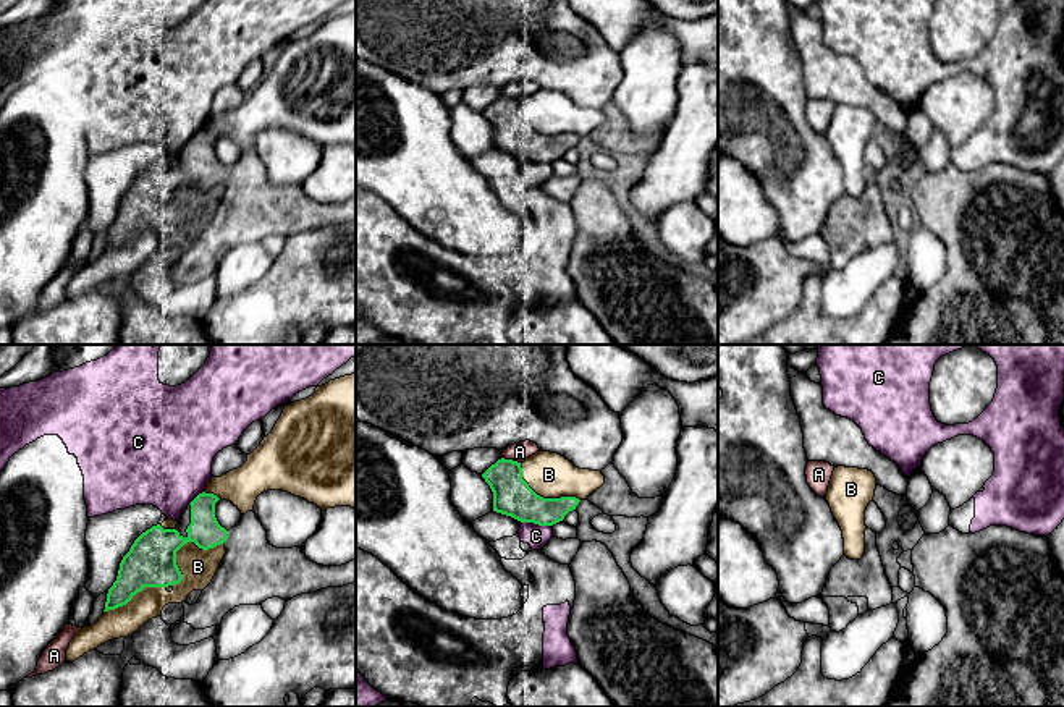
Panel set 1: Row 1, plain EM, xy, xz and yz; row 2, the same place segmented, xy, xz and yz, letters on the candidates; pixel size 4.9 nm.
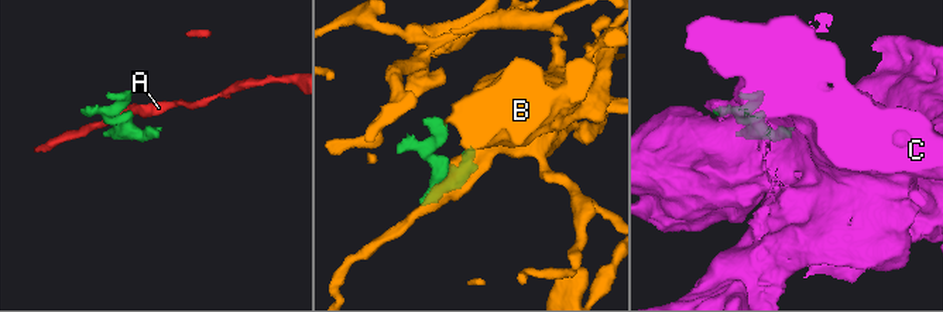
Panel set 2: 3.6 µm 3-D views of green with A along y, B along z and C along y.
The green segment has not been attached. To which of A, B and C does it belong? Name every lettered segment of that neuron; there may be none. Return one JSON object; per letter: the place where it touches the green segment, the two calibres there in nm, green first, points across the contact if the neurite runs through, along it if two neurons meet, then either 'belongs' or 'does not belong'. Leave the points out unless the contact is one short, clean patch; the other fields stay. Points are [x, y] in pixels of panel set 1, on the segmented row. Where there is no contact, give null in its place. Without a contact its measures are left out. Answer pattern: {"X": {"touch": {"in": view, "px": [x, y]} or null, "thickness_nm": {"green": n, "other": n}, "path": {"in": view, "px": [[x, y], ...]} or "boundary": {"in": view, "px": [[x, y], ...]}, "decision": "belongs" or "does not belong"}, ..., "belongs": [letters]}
{"A": {"touch": {"in": "xz", "px": [511, 460]}, "thickness_nm": {"green": 190, "other": 100}, "decision": "does not belong"}, "B": {"touch": {"in": "xy", "px": [167, 586]}, "thickness_nm": {"green": 260, "other": 180}, "decision": "does not belong"}, "C": {"touch": {"in": "xz", "px": [537, 523]}, "thickness_nm": {"green": 190, "other": 110}, "decision": "does not belong"}, "belongs": []}

